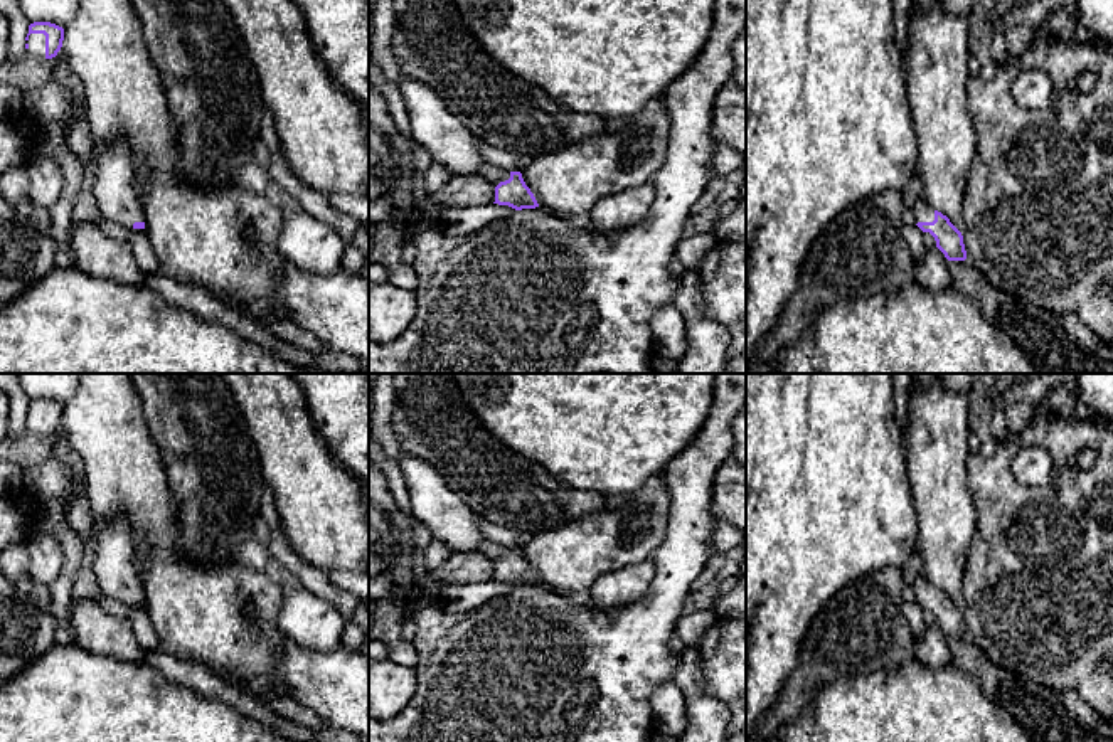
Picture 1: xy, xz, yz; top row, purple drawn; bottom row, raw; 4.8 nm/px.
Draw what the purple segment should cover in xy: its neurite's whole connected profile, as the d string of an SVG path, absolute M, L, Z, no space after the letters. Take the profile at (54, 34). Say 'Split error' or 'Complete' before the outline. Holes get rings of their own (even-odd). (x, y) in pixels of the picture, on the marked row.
Split error. M34 22L25 37L27 56L45 61L57 56L64 40L64 29L51 22Z

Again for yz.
Split error. M923 197L914 204L914 222L923 232L929 232L936 247L948 261L965 261L967 251L961 232L950 222L946 215L935 210Z

